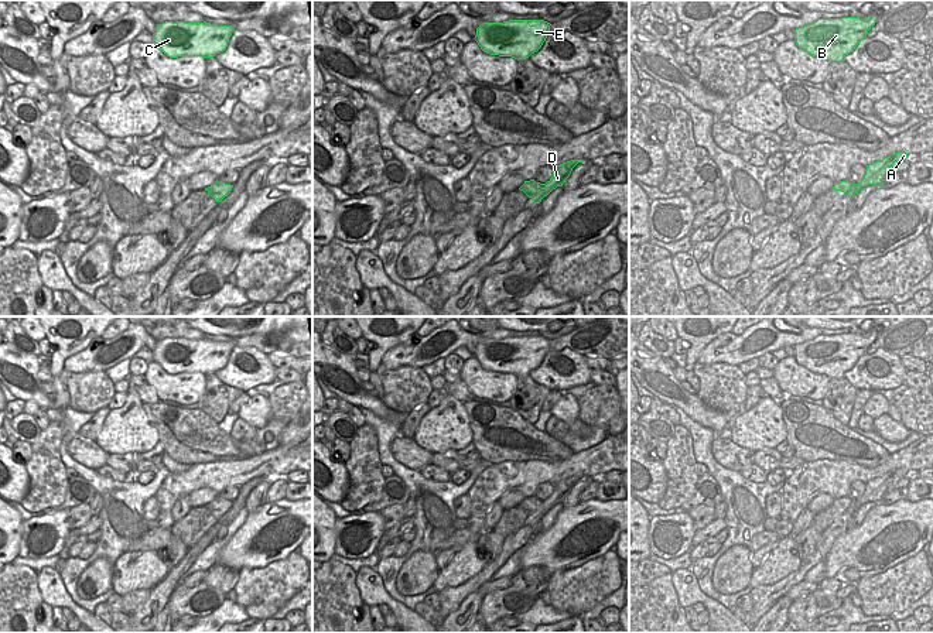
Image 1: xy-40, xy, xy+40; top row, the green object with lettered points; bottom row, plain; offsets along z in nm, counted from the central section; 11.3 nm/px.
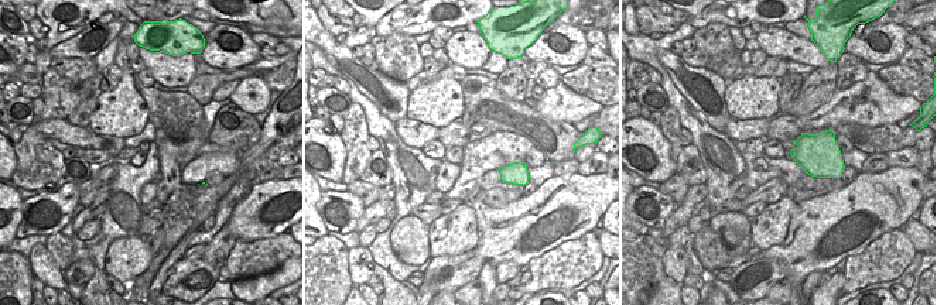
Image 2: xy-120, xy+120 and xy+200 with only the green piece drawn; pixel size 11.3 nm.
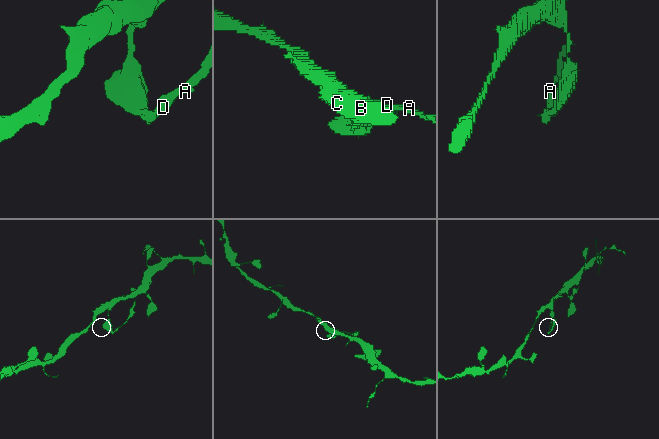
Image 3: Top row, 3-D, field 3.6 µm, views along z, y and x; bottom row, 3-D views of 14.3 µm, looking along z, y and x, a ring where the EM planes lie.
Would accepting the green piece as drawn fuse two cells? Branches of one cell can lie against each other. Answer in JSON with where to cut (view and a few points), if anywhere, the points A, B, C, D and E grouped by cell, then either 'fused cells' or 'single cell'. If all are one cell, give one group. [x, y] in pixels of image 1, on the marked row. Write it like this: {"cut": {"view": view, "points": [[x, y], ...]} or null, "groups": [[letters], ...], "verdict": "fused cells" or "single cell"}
{"cut": {"view": "xy", "points": [[537, 182], [525, 192]]}, "groups": [["A", "D"], ["B", "C", "E"]], "verdict": "fused cells"}

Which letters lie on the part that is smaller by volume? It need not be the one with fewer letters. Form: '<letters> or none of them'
A, D

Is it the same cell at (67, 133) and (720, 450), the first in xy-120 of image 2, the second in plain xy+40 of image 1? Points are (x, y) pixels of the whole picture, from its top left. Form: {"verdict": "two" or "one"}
{"verdict": "one"}

